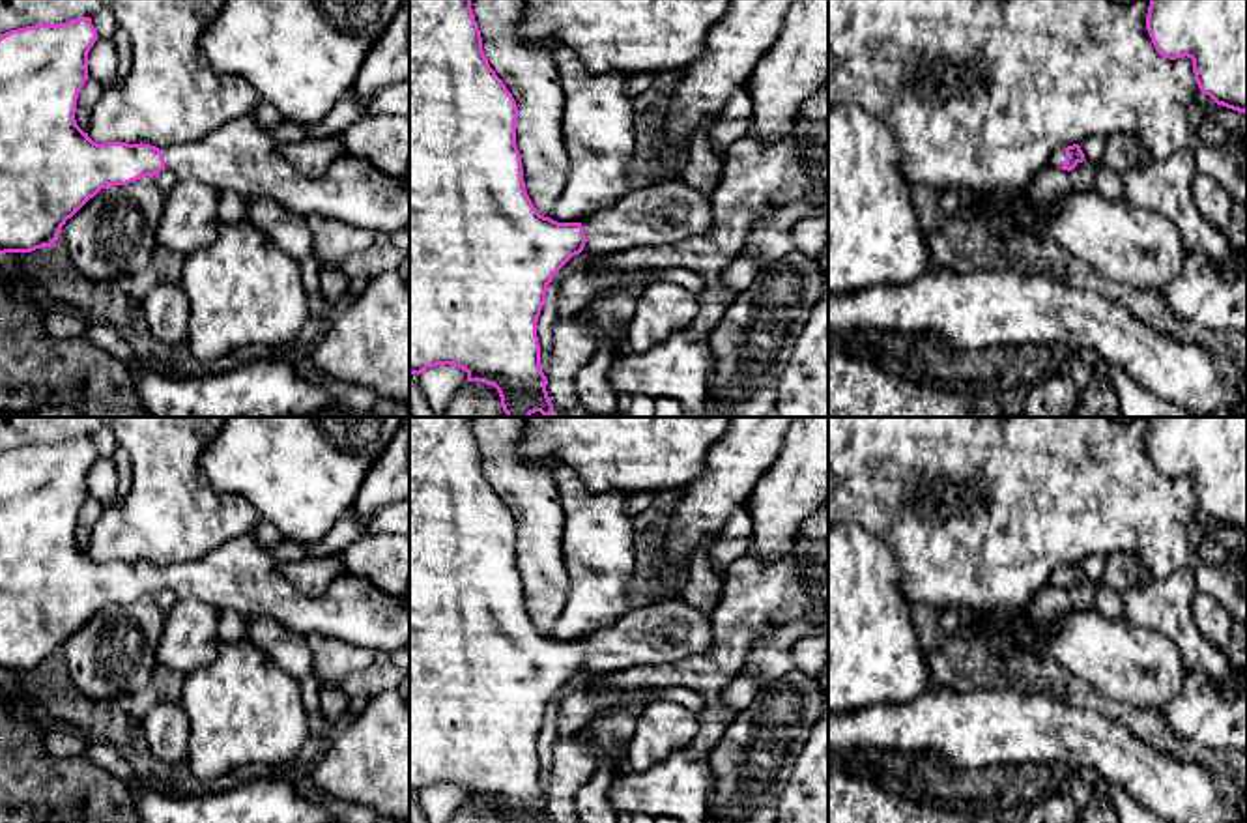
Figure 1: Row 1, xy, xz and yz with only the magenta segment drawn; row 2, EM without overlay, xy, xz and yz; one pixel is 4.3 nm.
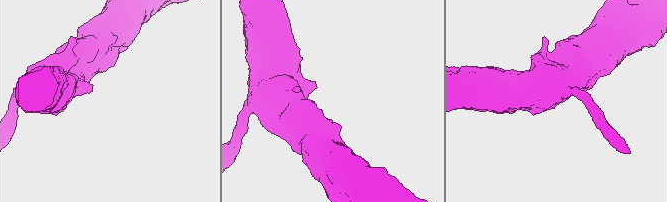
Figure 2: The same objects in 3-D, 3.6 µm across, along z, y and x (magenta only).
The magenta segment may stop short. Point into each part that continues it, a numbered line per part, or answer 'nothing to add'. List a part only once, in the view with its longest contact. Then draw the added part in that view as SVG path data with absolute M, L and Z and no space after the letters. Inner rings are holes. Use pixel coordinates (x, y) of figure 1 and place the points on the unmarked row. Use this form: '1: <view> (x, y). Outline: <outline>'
1: xz (666, 631). Outline: M681 597L630 608L609 628L596 630L581 642L583 670L608 675L634 666L662 666L712 647L710 615L686 604Z

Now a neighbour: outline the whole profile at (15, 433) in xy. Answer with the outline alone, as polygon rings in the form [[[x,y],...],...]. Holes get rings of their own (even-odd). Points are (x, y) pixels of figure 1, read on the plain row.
[[[0,417],[0,455],[36,443],[62,443],[90,436],[112,417]]]

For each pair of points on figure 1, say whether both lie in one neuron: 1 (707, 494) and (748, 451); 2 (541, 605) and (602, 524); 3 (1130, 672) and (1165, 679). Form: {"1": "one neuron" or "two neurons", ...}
{"1": "one neuron", "2": "two neurons", "3": "one neuron"}

